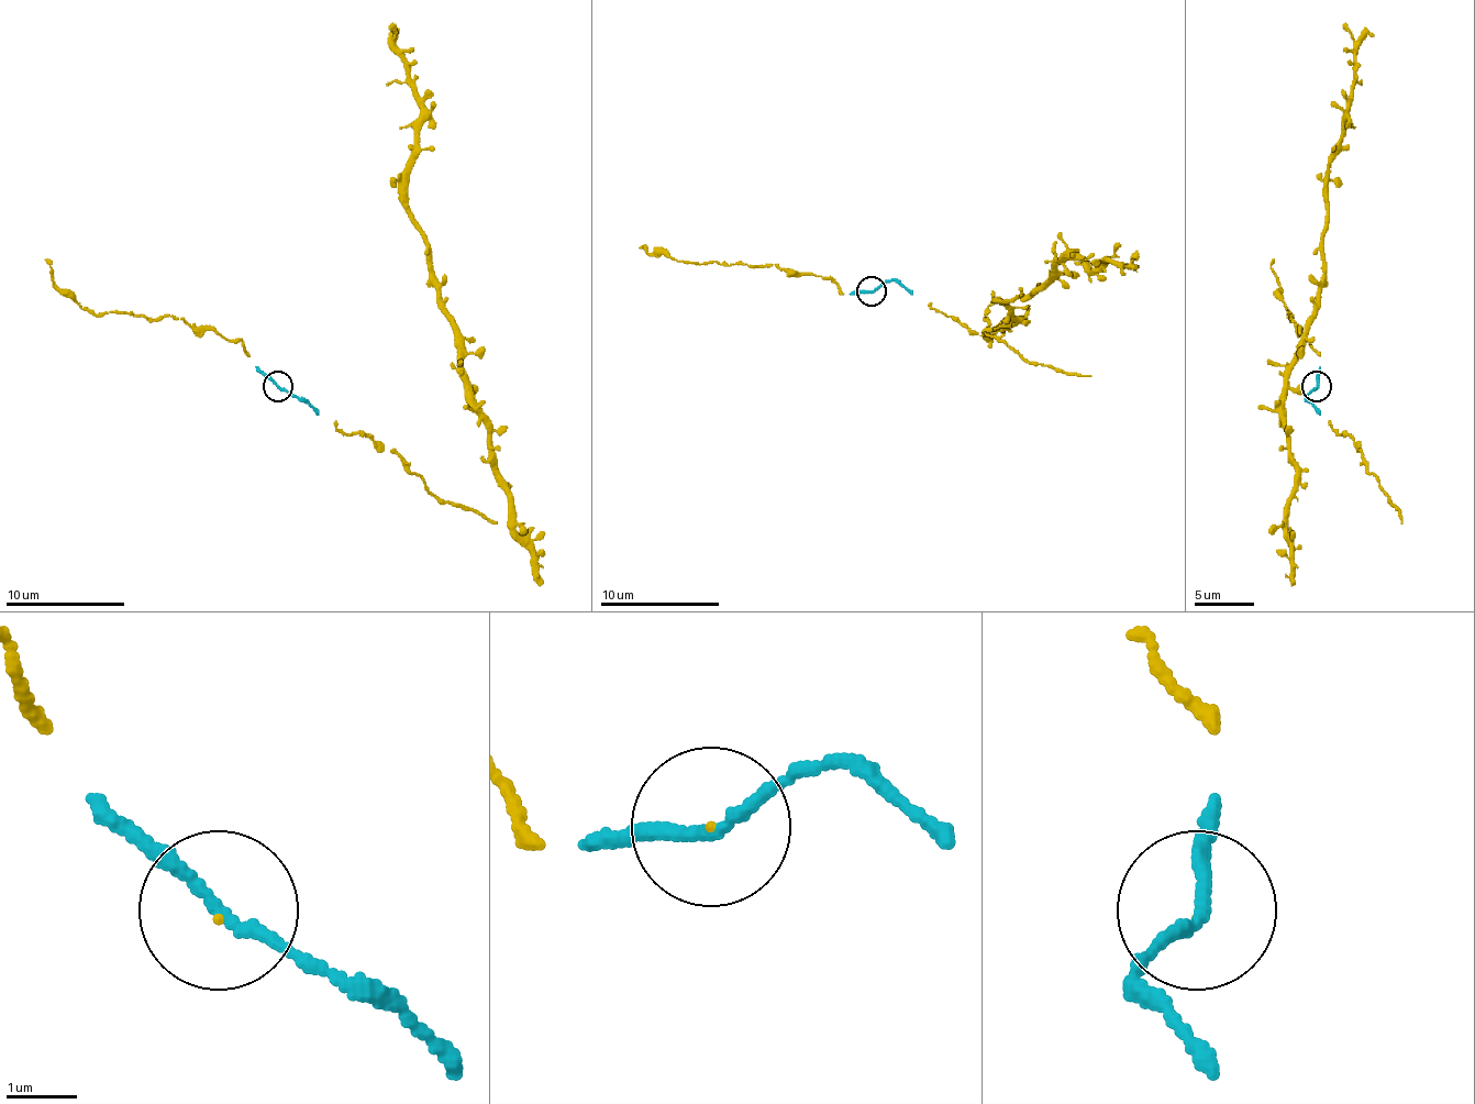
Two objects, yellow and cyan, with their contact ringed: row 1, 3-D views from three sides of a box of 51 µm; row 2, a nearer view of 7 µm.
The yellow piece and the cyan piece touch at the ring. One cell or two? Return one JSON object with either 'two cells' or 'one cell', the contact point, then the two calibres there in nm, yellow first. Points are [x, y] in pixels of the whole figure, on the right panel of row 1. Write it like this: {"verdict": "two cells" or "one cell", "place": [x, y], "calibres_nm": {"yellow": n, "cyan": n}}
{"verdict": "one cell", "place": [1317, 386], "calibres_nm": {"yellow": 20, "cyan": 170}}

